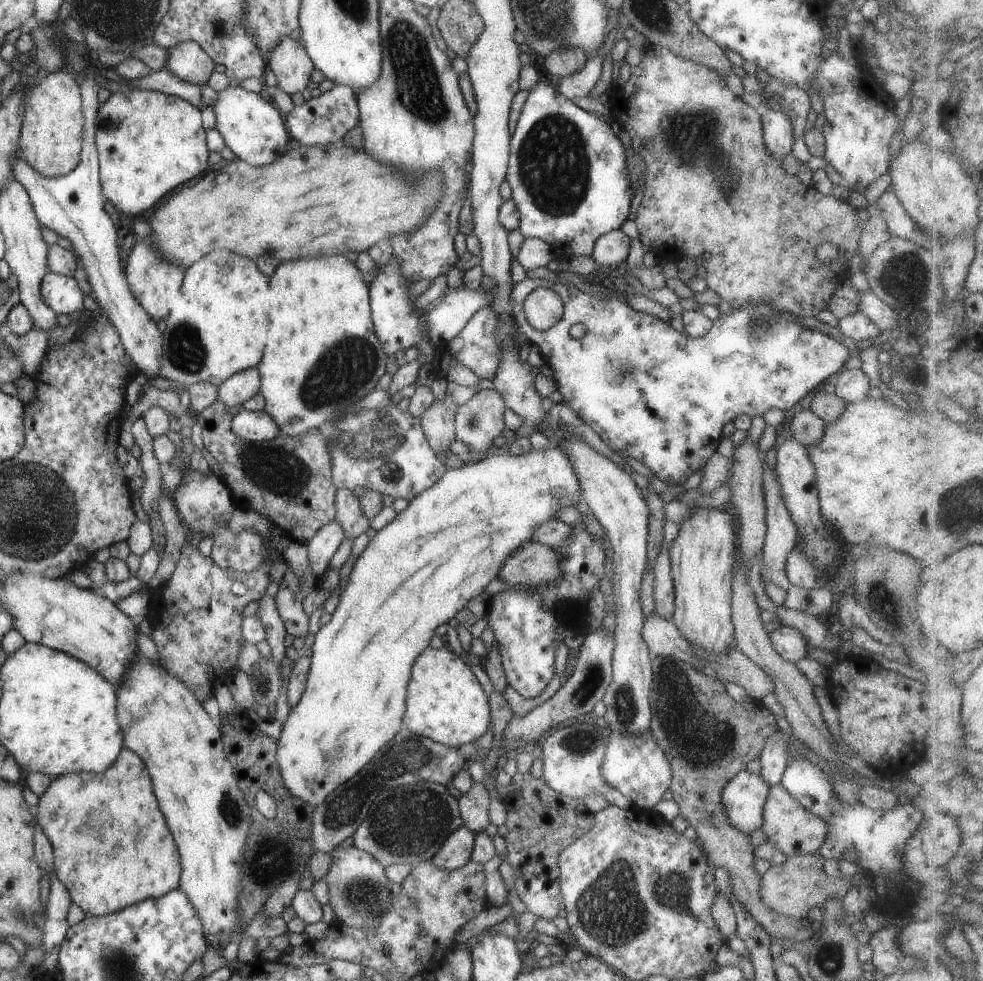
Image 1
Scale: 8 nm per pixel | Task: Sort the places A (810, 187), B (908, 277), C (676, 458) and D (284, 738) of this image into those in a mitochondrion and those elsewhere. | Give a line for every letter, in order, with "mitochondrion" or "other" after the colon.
A: other
B: mitochondrion
C: other
D: other

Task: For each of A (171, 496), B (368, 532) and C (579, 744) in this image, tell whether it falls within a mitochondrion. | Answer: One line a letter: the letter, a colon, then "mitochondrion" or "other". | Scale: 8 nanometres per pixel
A: other
B: other
C: mitochondrion

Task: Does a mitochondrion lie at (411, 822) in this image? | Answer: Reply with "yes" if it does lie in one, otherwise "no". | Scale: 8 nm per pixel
yes

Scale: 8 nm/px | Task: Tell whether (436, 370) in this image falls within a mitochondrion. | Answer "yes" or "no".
no

